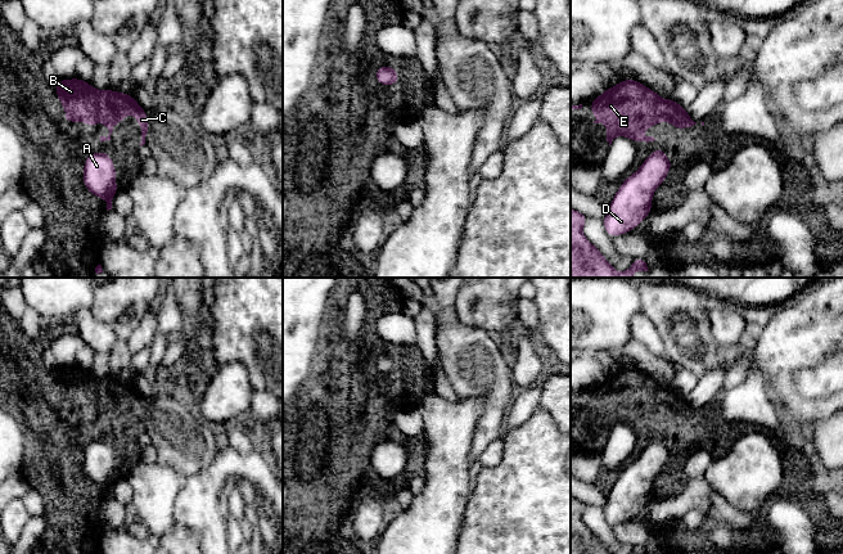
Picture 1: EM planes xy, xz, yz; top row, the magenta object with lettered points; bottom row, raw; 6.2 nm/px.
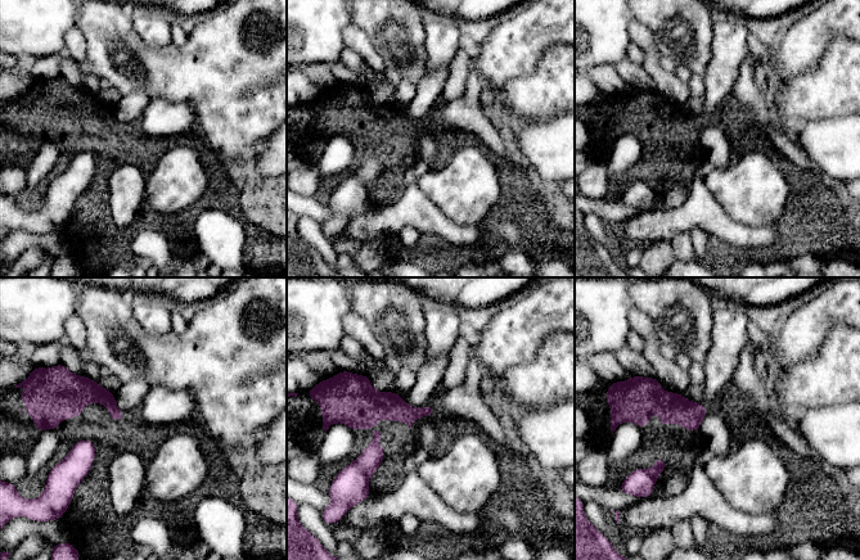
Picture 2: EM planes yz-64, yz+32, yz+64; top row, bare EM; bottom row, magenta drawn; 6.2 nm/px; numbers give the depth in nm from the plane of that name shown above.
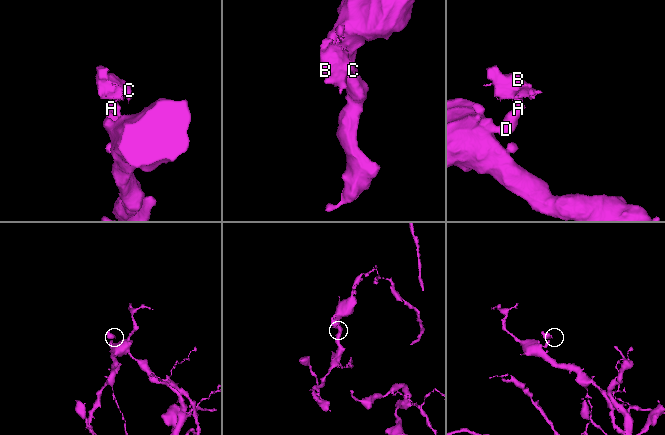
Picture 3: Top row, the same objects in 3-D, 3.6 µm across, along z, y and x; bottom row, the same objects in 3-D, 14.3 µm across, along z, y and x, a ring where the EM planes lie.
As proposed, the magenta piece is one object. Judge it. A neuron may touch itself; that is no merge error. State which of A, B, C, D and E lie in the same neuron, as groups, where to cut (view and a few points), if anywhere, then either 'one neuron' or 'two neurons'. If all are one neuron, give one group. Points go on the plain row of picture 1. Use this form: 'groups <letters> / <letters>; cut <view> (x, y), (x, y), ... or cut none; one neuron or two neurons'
groups A D / B C E; cut yz (649, 442), (658, 441), (665, 445); two neurons

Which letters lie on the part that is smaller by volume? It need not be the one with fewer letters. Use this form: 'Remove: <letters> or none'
Remove: B, C, E

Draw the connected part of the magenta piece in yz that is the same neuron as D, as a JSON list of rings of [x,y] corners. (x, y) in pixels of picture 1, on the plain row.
[[[654,441],[621,472],[603,506],[609,524],[631,519],[652,500],[653,482],[663,472],[671,455],[667,445]]]

